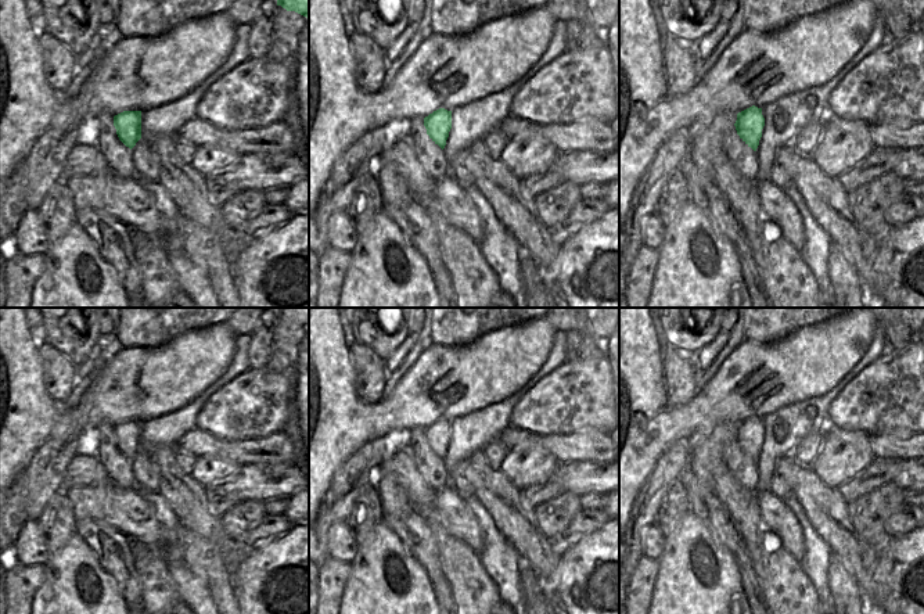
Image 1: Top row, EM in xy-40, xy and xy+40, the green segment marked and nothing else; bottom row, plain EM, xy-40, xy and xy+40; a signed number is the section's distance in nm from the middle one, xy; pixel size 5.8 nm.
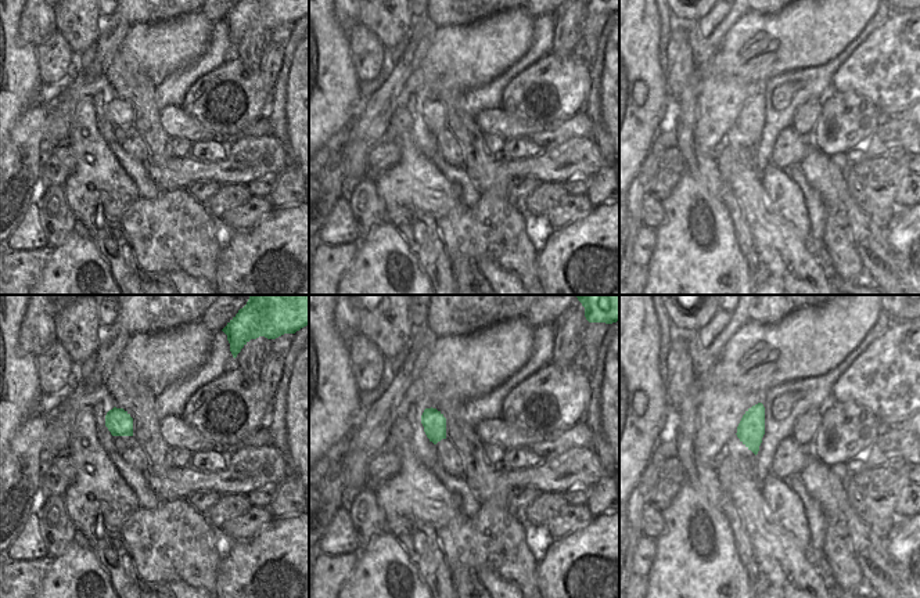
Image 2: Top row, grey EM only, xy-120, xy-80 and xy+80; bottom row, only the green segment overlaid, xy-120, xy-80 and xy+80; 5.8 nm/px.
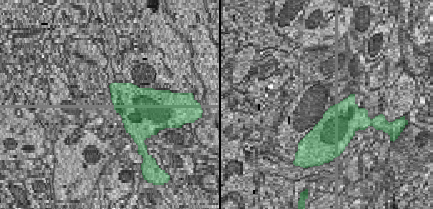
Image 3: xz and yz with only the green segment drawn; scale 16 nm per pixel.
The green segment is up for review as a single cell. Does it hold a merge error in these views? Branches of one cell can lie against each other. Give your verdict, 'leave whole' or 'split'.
leave whole

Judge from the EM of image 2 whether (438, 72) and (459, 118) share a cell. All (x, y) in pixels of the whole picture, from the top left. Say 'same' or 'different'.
different

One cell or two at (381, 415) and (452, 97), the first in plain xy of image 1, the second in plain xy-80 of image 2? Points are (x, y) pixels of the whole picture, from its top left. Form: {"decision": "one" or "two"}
{"decision": "two"}

